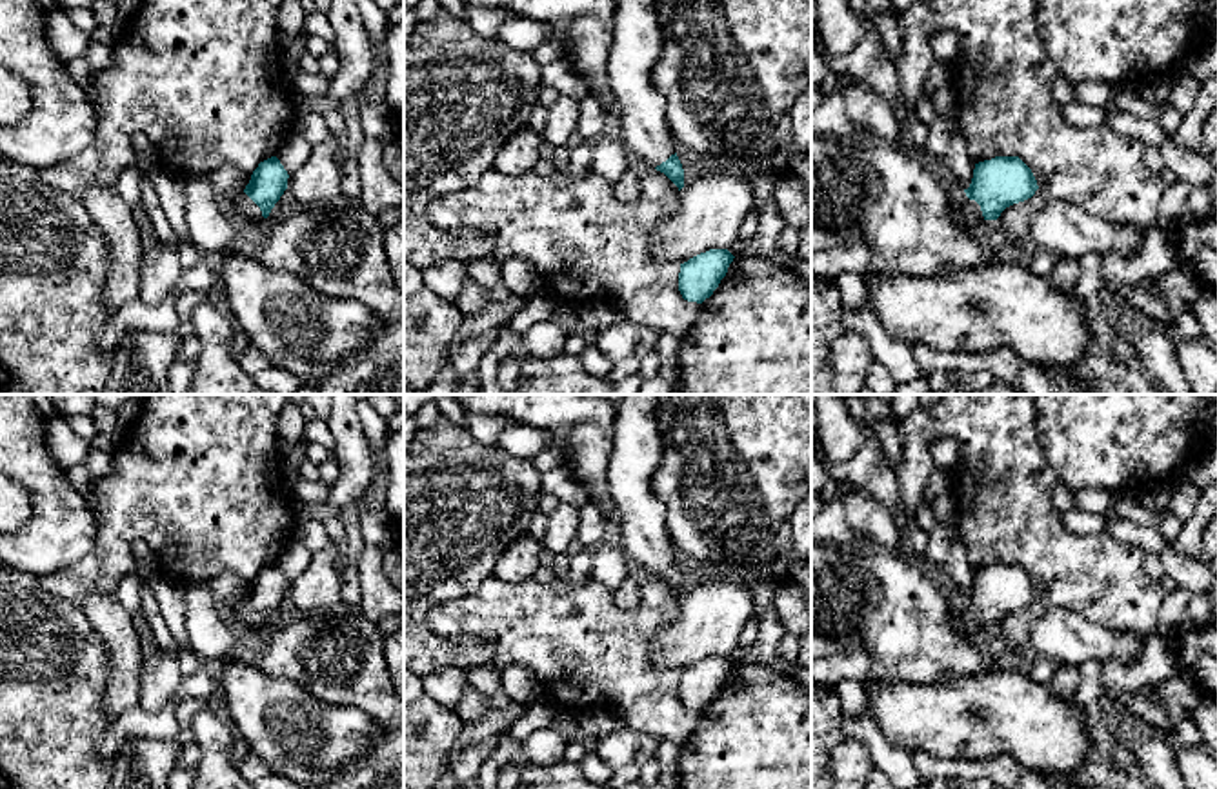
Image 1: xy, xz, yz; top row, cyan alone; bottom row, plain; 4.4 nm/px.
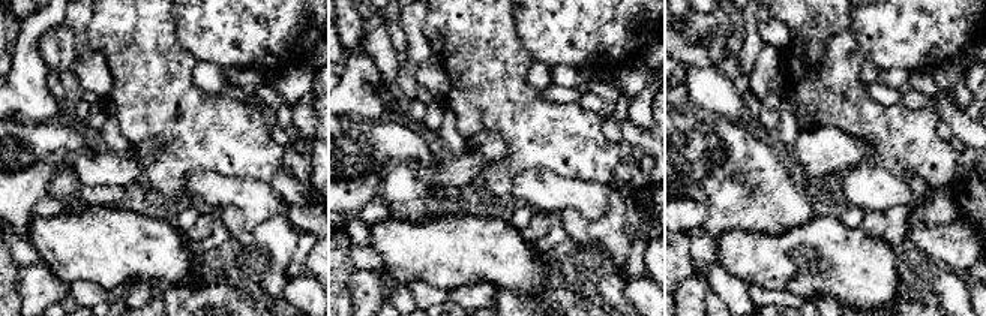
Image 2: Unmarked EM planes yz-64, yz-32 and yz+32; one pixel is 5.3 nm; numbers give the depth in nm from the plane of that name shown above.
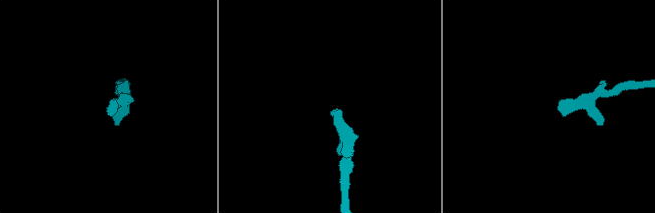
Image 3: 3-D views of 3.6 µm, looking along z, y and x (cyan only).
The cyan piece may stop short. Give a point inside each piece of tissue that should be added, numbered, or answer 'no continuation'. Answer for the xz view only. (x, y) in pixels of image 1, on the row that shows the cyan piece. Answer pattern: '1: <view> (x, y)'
1: xz (643, 128)

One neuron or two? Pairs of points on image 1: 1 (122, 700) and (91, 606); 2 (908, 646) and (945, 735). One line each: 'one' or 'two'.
1: one
2: two

